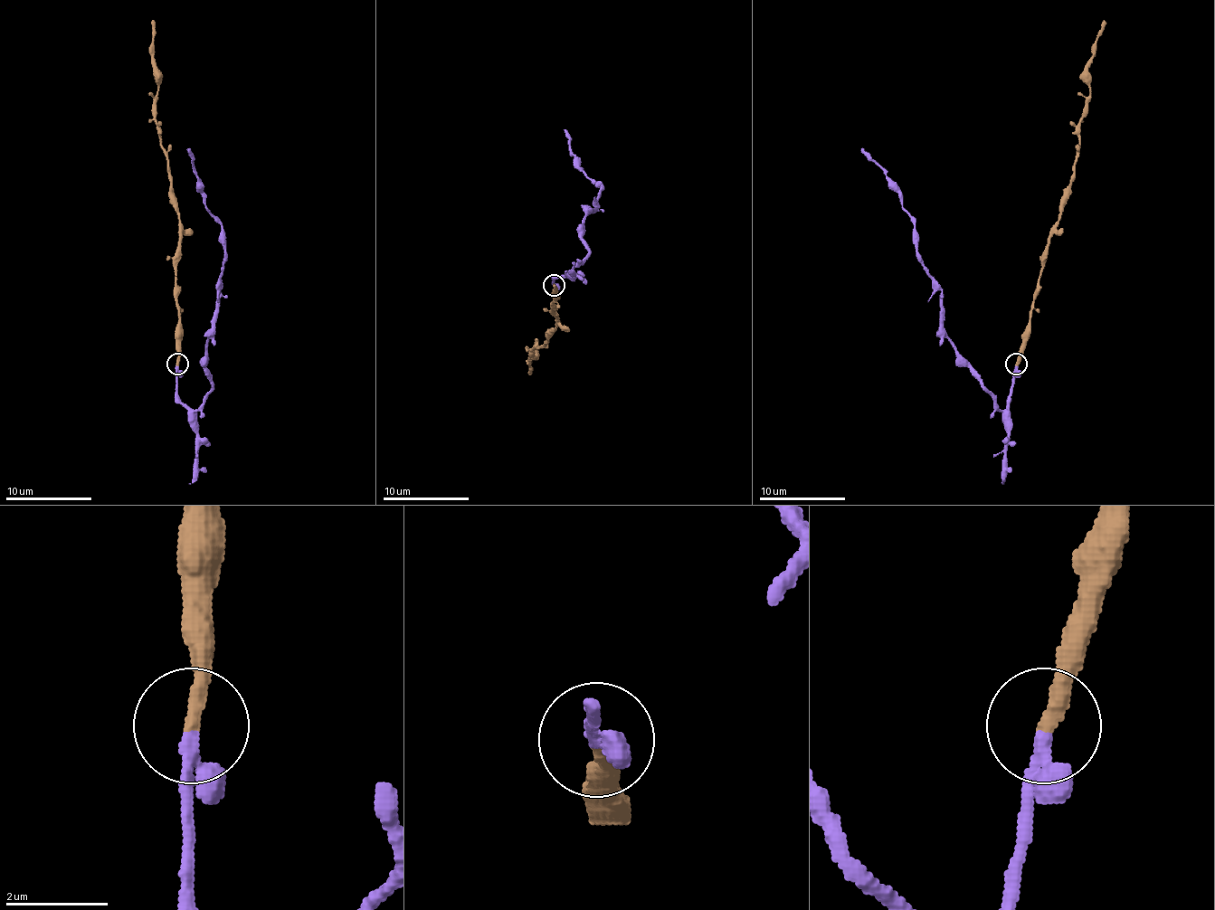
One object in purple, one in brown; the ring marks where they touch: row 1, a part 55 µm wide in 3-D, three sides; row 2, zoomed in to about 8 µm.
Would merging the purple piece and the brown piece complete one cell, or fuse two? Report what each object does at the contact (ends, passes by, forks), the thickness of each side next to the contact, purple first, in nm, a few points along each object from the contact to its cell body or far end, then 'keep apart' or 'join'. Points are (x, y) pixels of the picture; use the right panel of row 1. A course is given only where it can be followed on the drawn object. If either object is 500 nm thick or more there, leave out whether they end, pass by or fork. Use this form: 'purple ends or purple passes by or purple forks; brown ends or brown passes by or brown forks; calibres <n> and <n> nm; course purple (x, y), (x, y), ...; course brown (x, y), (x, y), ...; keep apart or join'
purple ends; brown ends; calibres 320 and 320 nm; course purple (1017, 365), (1001, 411), (944, 329), (939, 284), (917, 253), (915, 222), (900, 204), (898, 186), (861, 148); course brown (1017, 364), (1023, 331), (1029, 320), (1042, 251), (1077, 155), (1079, 128), (1090, 94), (1087, 60), (1105, 21); join

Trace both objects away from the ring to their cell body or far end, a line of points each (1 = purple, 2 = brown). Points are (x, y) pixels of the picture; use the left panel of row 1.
1: (176, 365), (176, 393), (194, 411), (211, 385), (206, 340), (223, 232), (204, 204), (187, 148)
2: (176, 364), (178, 214), (161, 128), (155, 120), (157, 94), (151, 21)

